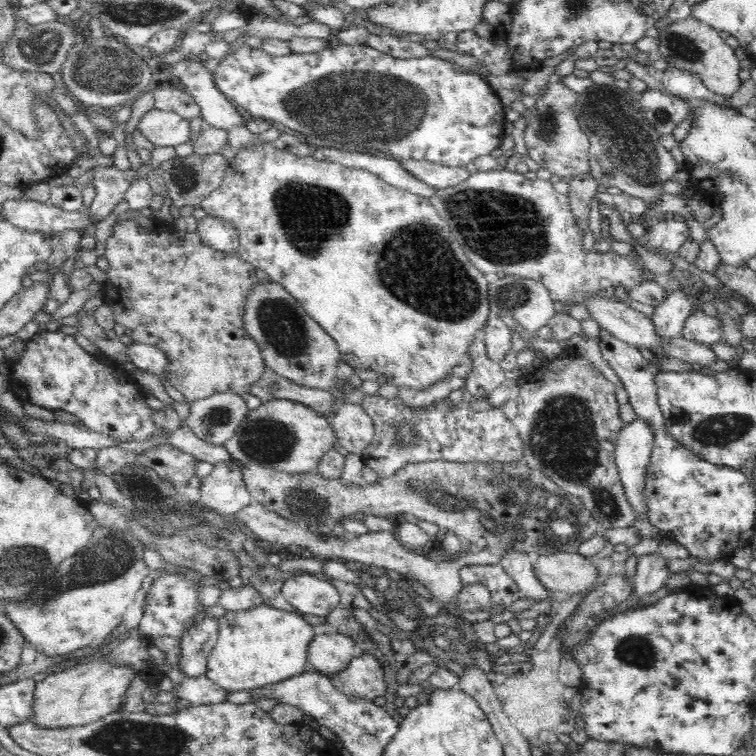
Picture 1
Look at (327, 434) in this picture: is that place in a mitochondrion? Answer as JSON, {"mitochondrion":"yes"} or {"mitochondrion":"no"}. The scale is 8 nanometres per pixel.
{"mitochondrion":"no"}

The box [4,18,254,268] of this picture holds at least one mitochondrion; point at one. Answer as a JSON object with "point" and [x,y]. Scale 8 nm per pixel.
{"point":[103,69]}

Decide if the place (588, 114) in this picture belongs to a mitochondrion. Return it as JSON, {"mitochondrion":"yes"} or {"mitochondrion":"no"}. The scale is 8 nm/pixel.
{"mitochondrion":"yes"}

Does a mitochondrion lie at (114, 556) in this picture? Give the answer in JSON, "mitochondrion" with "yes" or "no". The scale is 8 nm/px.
{"mitochondrion":"yes"}

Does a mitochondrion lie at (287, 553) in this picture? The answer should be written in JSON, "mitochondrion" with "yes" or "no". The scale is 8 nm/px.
{"mitochondrion":"no"}

